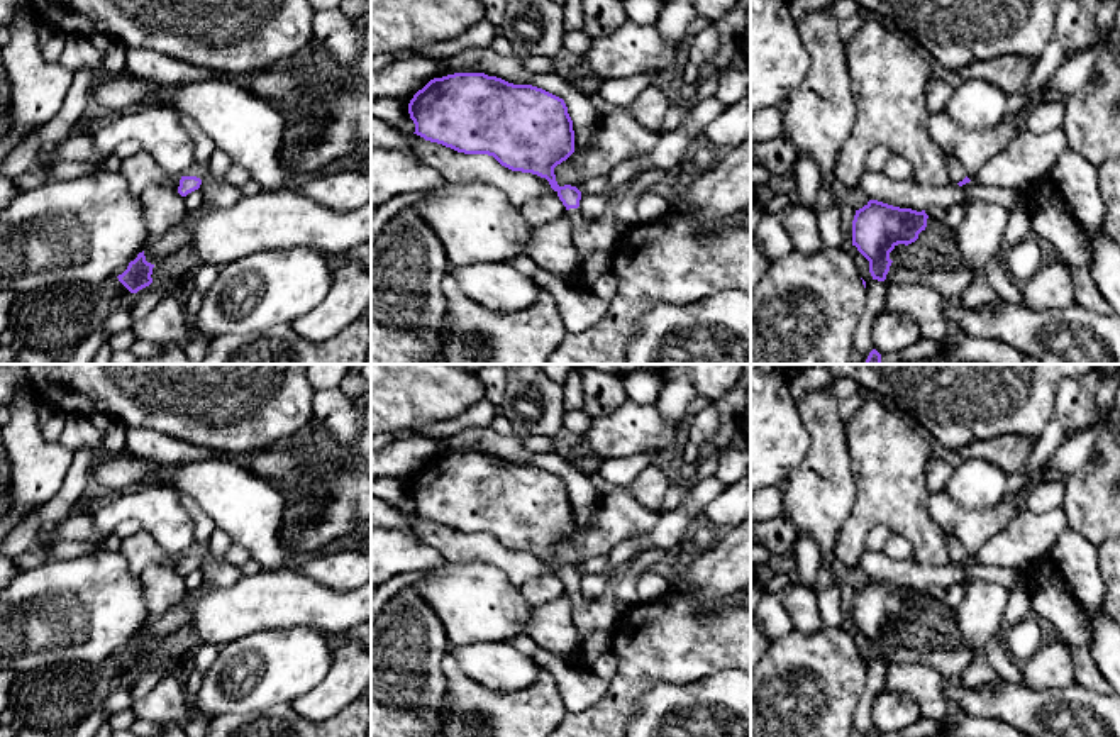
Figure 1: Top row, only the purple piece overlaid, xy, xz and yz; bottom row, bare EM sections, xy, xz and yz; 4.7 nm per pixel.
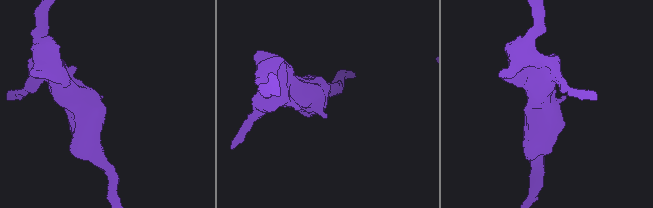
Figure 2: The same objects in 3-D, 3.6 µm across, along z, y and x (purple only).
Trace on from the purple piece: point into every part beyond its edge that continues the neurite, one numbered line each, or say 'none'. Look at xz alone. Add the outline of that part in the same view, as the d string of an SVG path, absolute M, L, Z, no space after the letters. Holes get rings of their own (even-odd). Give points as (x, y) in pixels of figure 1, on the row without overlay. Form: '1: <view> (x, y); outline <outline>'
none

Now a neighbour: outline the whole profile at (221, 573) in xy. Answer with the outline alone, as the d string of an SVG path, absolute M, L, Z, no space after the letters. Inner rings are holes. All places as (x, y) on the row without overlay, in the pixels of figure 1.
M210 551L205 552L200 571L203 583L217 588L229 588L246 576L239 566L234 566L225 559L217 559Z

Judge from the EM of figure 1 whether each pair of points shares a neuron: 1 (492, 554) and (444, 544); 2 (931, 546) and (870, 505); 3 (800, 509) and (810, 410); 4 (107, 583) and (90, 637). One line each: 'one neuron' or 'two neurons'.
1: one neuron
2: one neuron
3: one neuron
4: one neuron

